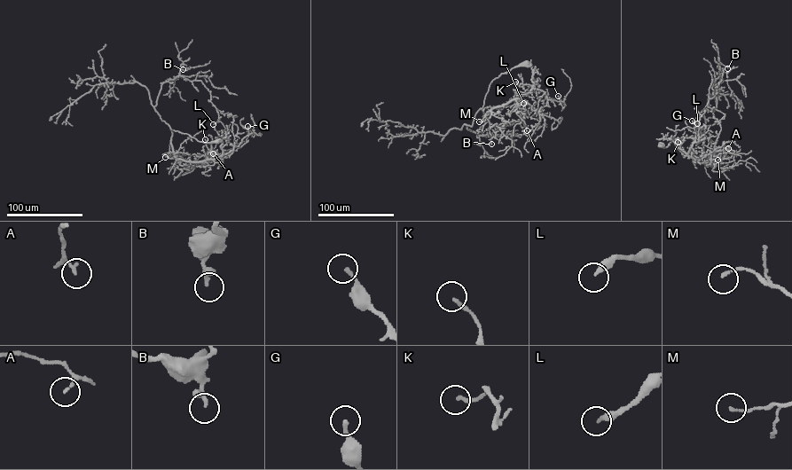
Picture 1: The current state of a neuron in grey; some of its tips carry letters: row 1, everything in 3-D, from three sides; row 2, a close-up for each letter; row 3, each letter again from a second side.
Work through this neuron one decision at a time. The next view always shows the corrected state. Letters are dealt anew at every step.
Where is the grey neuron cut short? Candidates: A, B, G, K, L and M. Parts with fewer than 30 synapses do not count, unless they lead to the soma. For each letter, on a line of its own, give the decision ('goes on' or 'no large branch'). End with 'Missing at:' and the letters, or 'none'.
A: no large branch
B: no large branch
G: no large branch
K: no large branch
L: no large branch
M: no large branch
Missing at: none

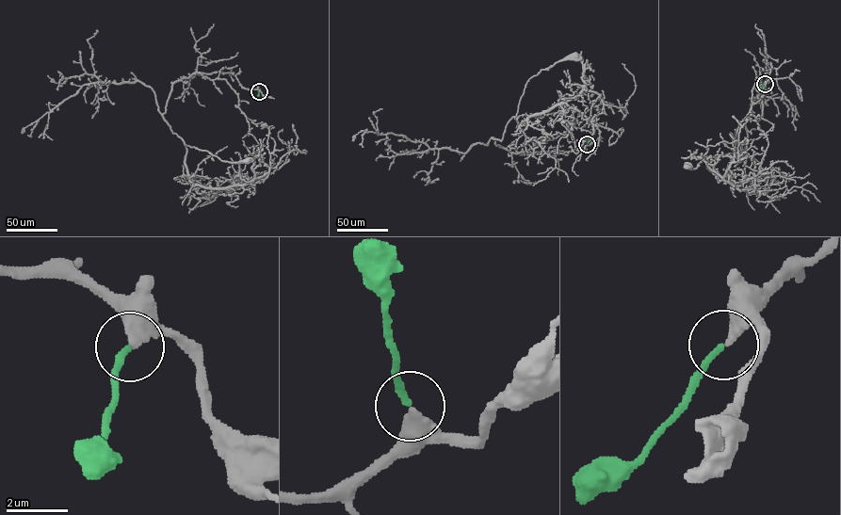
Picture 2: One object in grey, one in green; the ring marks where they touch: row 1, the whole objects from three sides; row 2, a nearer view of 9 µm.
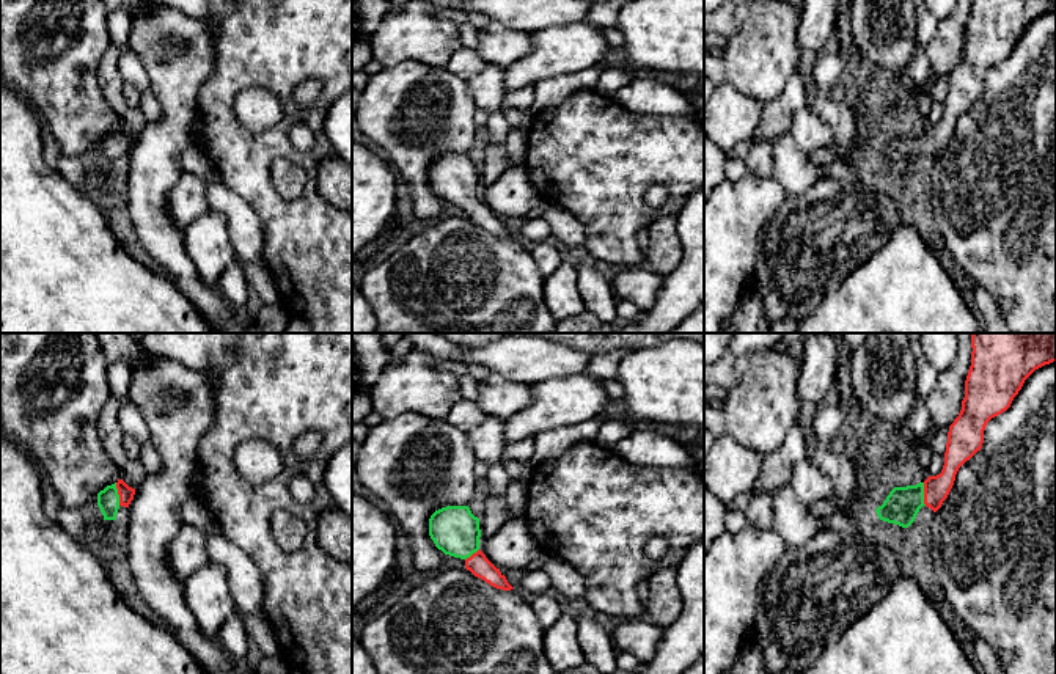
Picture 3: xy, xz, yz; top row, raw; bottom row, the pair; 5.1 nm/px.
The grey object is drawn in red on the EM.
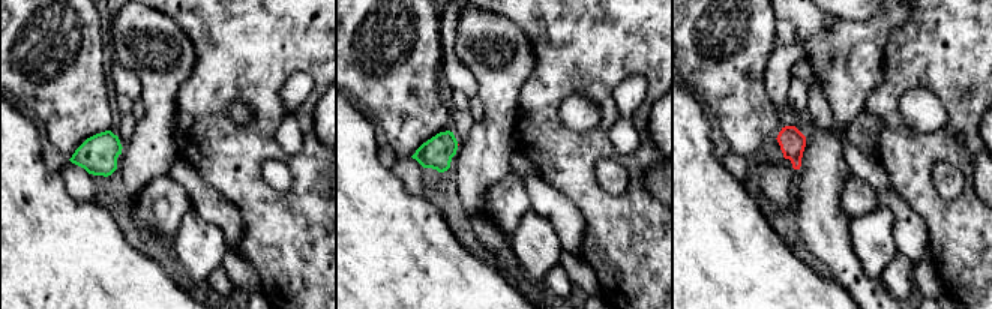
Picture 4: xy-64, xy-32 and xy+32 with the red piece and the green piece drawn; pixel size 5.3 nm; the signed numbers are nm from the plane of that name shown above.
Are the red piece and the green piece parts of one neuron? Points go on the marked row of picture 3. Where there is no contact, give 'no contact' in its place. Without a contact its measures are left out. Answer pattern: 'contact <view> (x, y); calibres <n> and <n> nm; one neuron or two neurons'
contact xy (118, 494); calibres 80 and 110 nm; one neuron

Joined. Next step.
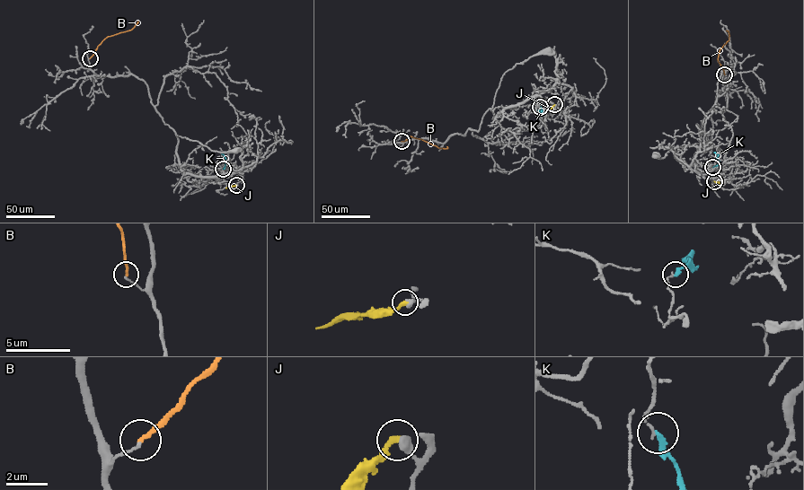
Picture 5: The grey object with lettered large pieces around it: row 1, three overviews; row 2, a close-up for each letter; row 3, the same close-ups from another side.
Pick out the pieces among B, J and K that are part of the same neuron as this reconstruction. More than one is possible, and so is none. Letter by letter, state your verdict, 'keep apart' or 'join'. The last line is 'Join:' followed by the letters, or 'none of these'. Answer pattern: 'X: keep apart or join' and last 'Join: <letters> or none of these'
B: keep apart
J: keep apart
K: keep apart
Join: none of these

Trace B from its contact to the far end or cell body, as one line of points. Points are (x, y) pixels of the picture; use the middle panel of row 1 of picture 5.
B: (402, 141), (409, 136), (439, 148), (446, 146)

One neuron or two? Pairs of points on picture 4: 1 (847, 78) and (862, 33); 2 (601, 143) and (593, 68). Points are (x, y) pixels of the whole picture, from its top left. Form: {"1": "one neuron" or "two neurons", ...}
{"1": "one neuron", "2": "one neuron"}

